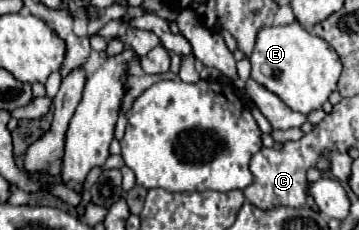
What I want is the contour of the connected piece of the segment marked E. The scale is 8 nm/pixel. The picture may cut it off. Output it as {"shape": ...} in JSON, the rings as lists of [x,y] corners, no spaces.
{"shape":[[[299,21],[289,25],[261,27],[249,63],[253,81],[261,83],[265,89],[283,99],[293,111],[303,115],[323,107],[329,95],[337,89],[341,75],[341,61],[333,47],[329,47],[329,43],[325,43],[321,37],[307,33]]]}

